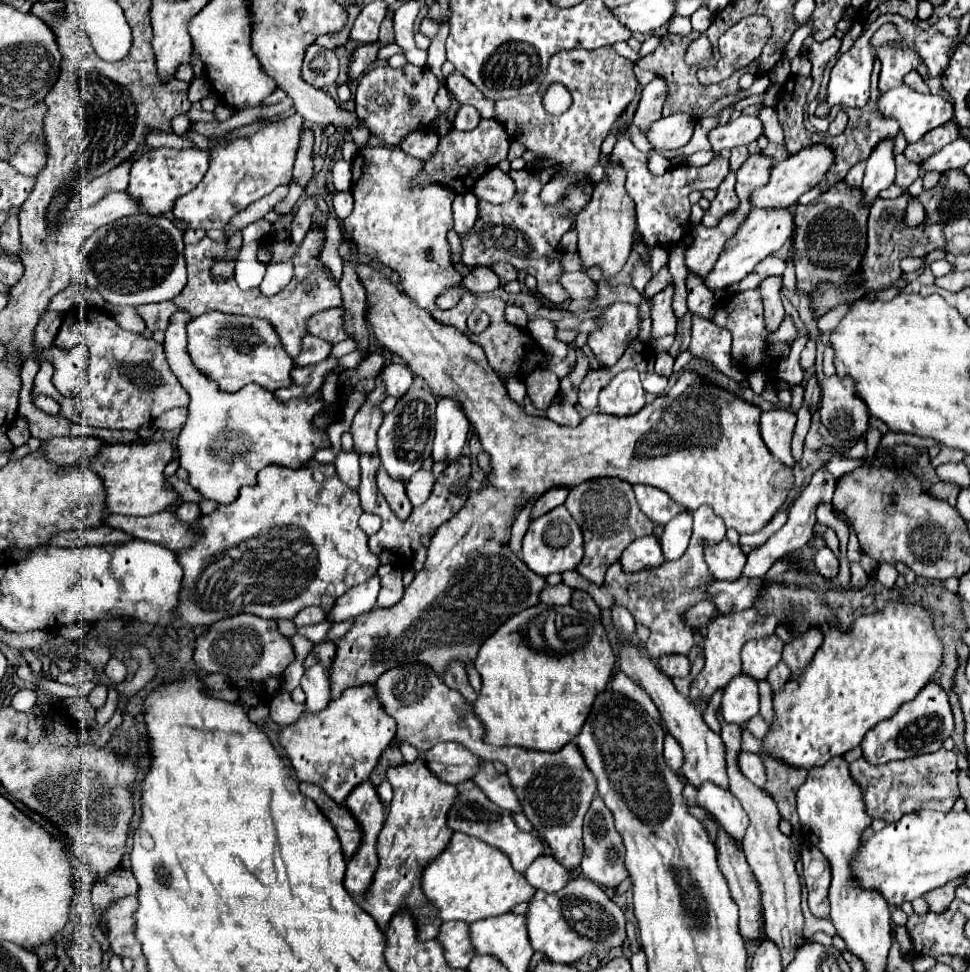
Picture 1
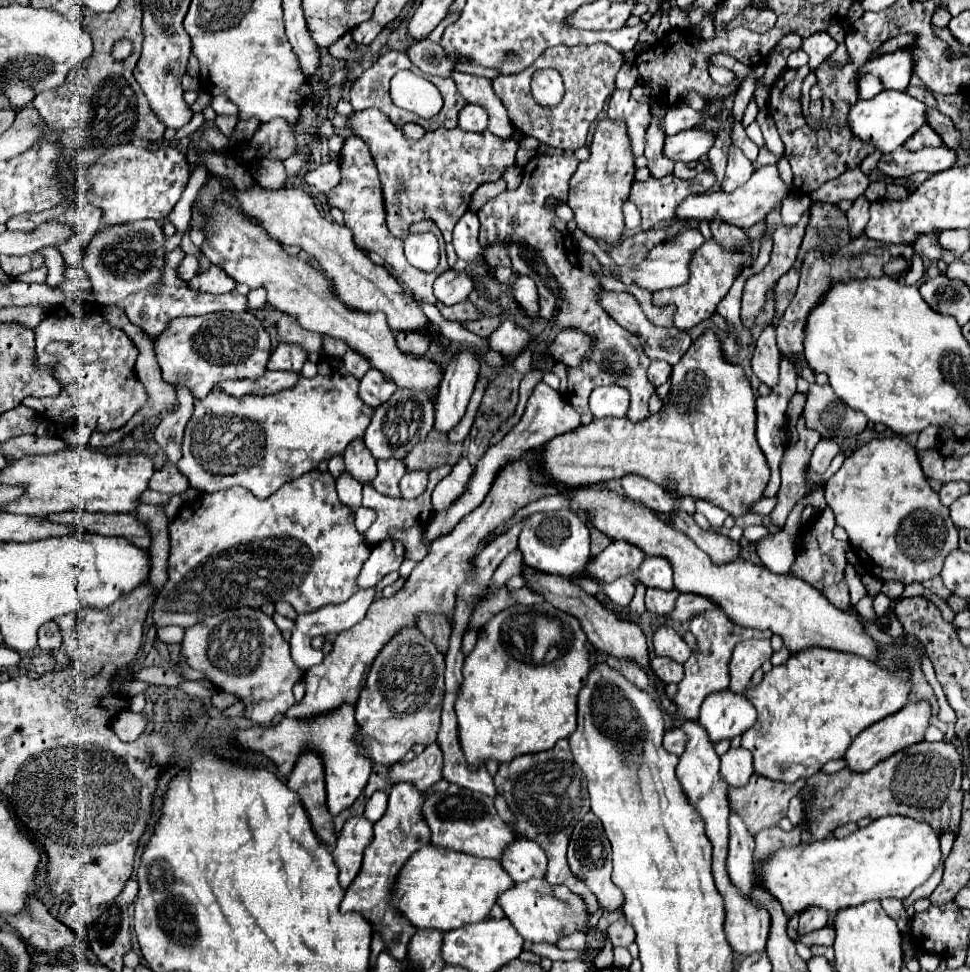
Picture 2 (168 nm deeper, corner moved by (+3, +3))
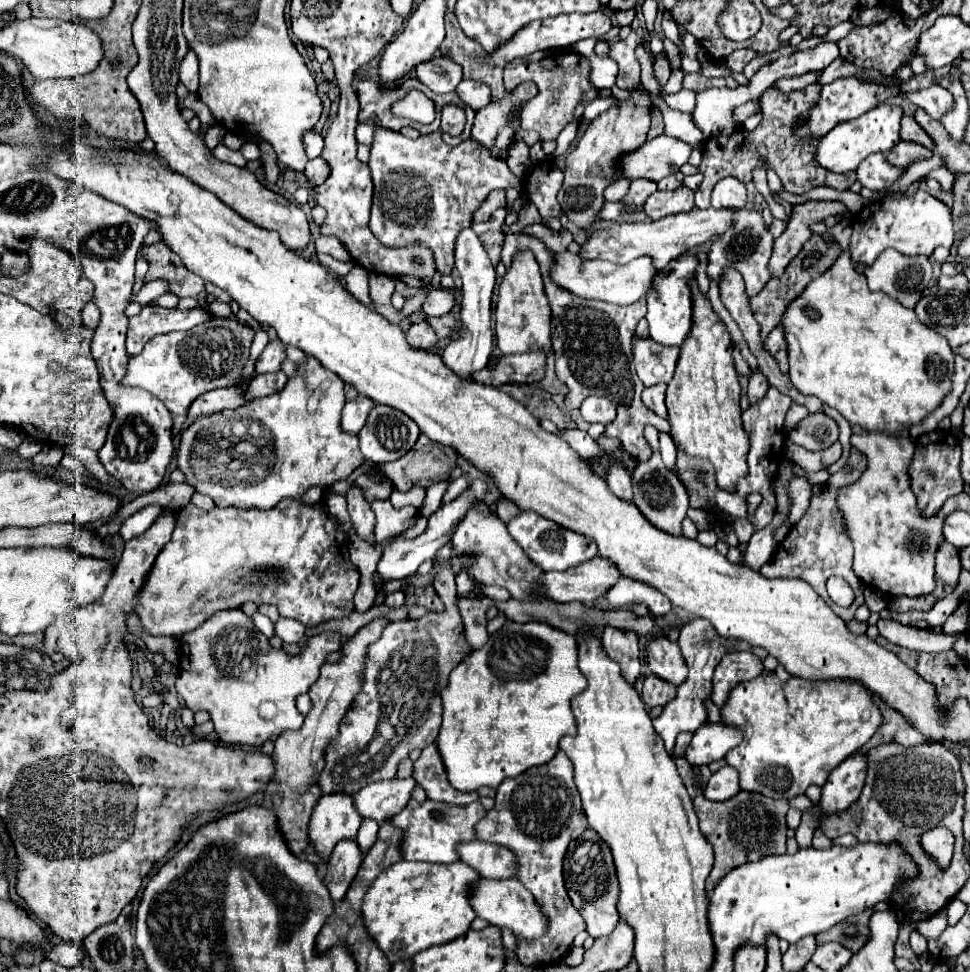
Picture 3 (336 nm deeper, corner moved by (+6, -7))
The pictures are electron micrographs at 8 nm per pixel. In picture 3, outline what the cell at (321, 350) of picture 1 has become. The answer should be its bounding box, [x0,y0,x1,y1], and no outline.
[248,372,288,398]

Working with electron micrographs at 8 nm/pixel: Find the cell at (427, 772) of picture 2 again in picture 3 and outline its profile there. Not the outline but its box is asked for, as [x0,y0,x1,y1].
[354,776,418,824]

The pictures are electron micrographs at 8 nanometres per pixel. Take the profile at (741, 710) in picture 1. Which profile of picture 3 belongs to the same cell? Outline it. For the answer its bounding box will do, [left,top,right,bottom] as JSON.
[686,722,742,766]

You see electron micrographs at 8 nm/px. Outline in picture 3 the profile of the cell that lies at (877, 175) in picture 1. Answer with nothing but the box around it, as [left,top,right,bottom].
[782,250,954,436]

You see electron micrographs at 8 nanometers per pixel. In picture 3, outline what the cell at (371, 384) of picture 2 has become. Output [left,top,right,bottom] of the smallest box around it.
[342,394,374,434]

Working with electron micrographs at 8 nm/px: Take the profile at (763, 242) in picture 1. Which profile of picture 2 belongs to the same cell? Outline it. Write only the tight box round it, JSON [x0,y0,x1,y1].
[653,238,751,330]

